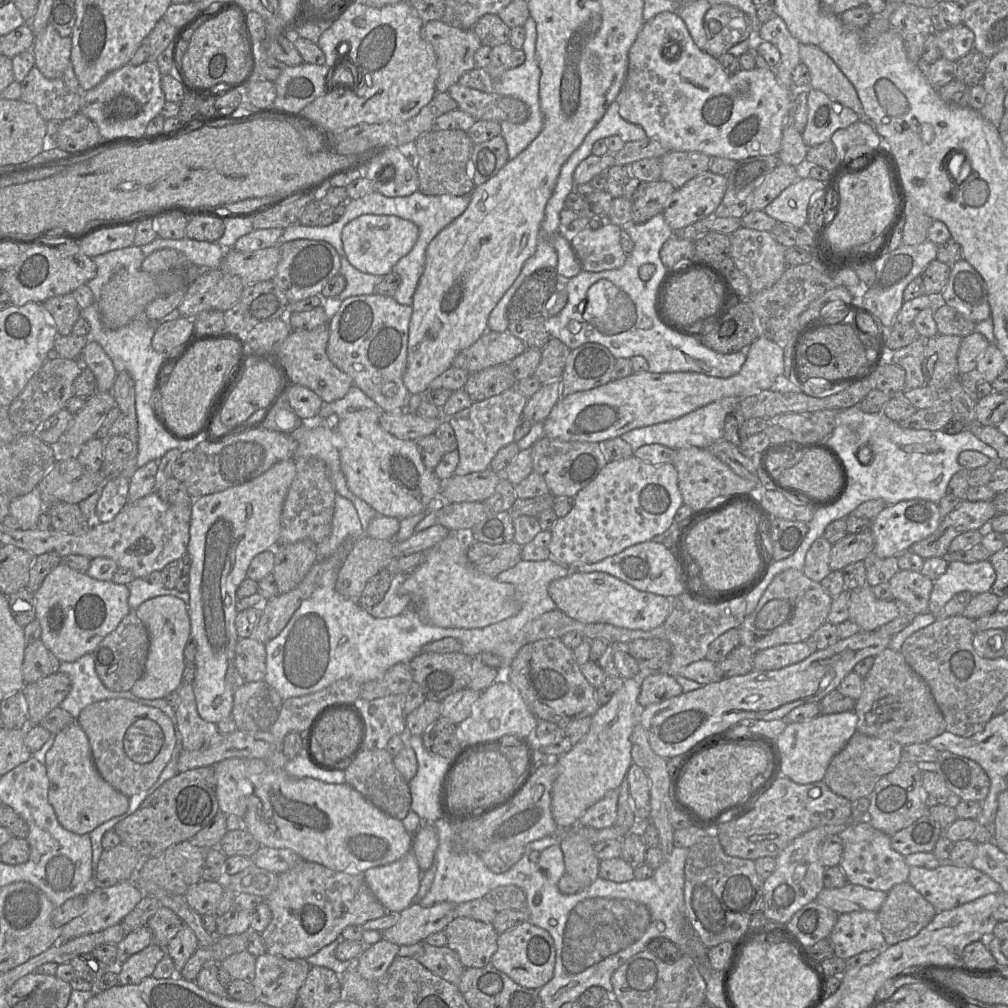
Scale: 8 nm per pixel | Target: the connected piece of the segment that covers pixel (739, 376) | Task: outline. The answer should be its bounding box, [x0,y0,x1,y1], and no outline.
[543,337,784,442]

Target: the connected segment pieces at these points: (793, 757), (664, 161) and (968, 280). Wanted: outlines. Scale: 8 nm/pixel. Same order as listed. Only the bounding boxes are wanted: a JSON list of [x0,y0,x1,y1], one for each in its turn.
[[776,711,858,784],[660,151,711,189],[939,259,991,323]]

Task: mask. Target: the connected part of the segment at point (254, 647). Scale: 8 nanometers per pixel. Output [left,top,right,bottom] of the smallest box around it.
[235,638,265,682]

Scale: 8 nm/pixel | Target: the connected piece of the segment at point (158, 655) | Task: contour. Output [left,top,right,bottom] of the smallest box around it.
[130,596,191,699]

